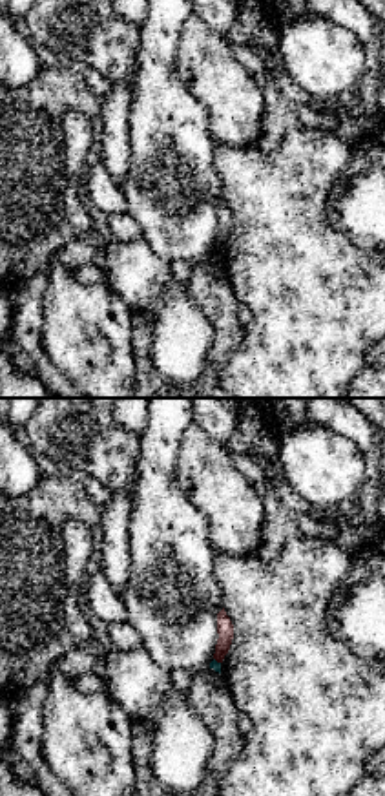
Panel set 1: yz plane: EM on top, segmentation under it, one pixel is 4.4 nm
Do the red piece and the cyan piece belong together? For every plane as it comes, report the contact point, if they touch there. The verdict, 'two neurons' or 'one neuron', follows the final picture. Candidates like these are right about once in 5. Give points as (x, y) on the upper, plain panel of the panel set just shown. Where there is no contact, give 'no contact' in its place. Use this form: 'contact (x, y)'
contact (218, 252)

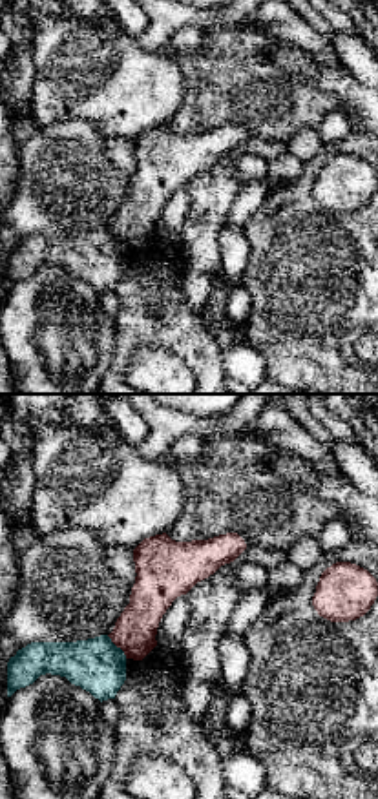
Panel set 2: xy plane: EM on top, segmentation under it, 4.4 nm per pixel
contact (117, 238)

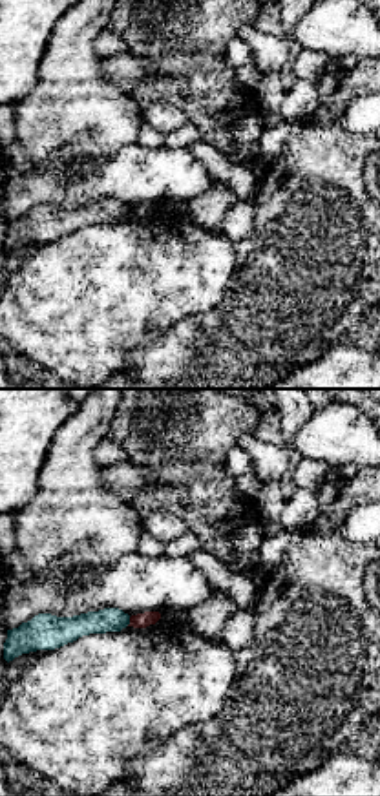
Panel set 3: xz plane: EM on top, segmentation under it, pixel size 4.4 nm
contact (130, 212)

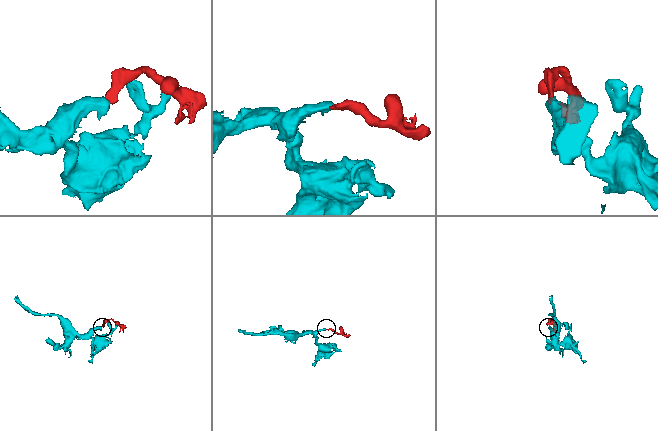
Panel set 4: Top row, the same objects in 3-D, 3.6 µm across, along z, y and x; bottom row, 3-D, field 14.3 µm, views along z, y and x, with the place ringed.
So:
two neurons

